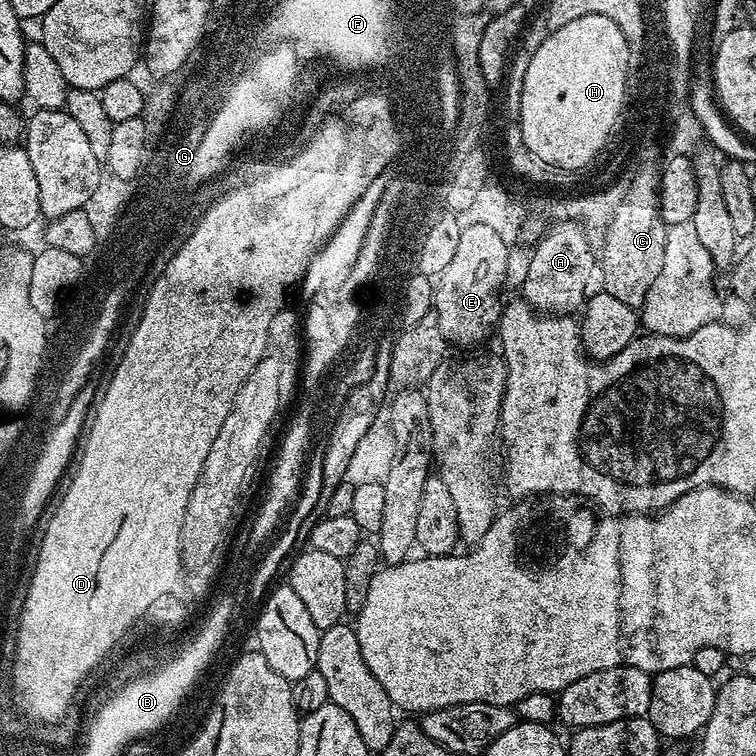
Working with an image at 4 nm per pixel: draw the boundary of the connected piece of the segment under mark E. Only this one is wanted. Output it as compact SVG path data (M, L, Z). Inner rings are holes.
M467 223L461 229L457 251L433 287L437 328L447 343L472 346L499 325L503 303L498 298L502 274L508 270L508 247L501 234L486 224Z

